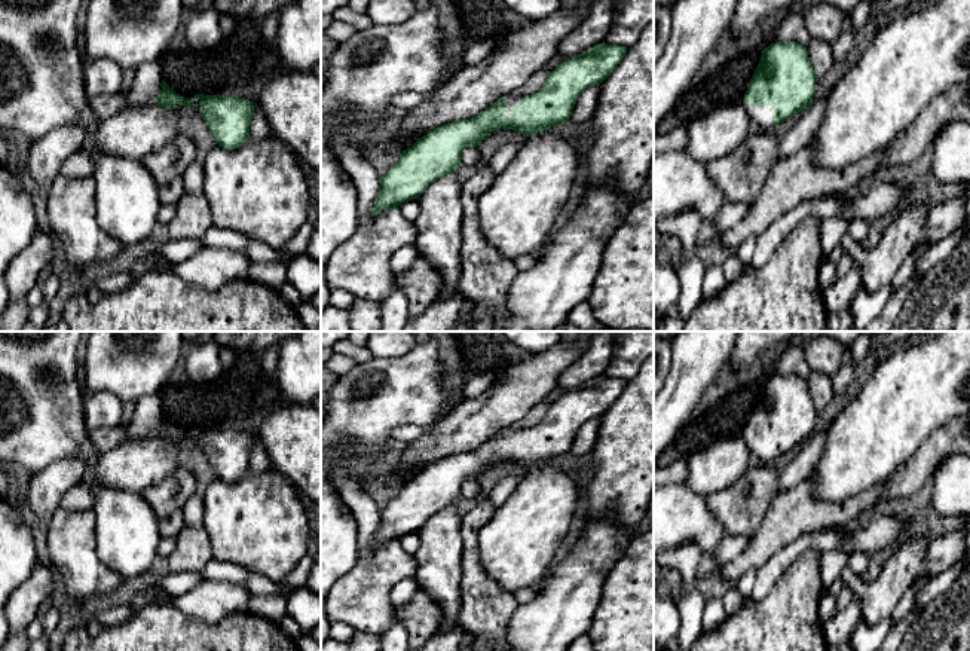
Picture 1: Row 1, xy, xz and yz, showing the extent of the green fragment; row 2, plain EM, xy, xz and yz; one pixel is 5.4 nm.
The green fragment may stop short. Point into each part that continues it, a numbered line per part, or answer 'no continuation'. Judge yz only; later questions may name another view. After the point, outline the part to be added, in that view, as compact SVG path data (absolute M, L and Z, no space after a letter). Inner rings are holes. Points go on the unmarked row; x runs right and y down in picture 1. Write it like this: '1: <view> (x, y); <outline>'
1: yz (761, 451); M744 438L744 440L756 462L768 465L774 461L771 438L764 438L764 440Z

